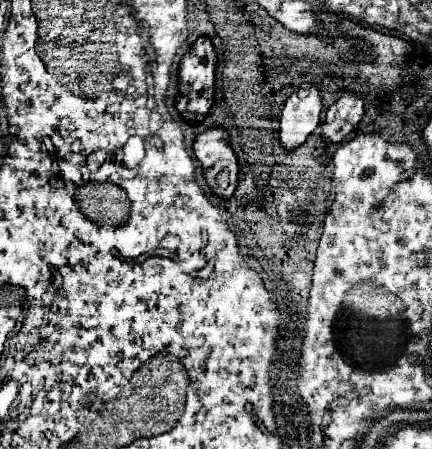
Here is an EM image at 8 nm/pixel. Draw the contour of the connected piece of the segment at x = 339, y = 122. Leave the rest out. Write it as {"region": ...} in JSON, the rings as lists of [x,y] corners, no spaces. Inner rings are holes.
{"region":[[[343,92],[343,96],[329,106],[321,136],[329,142],[341,142],[359,124],[363,112],[363,96],[355,92]]]}

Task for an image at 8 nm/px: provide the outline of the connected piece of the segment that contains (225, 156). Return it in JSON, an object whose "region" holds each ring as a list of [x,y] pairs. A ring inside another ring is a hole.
{"region":[[[221,126],[203,130],[193,142],[193,152],[197,154],[197,158],[201,158],[199,162],[203,166],[203,172],[205,172],[205,178],[207,178],[207,184],[211,186],[211,190],[217,196],[231,198],[237,188],[237,180],[239,180],[239,160],[237,160],[235,150],[231,148],[229,132]],[[223,168],[229,170],[227,188],[219,188],[217,180],[215,180]]]}

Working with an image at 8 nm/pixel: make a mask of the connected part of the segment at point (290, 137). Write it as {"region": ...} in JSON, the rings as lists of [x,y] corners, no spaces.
{"region":[[[303,82],[285,102],[279,124],[279,138],[283,148],[293,150],[305,142],[305,138],[321,122],[321,88],[315,82]]]}

